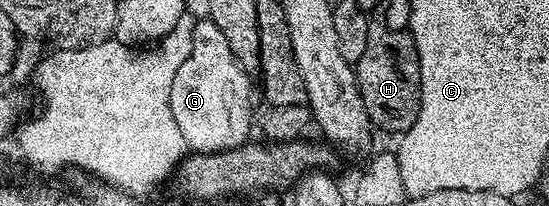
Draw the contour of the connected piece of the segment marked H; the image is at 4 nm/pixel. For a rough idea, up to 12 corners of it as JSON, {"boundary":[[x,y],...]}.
{"boundary":[[370,22],[356,66],[375,130],[420,115],[420,59],[409,32]]}

